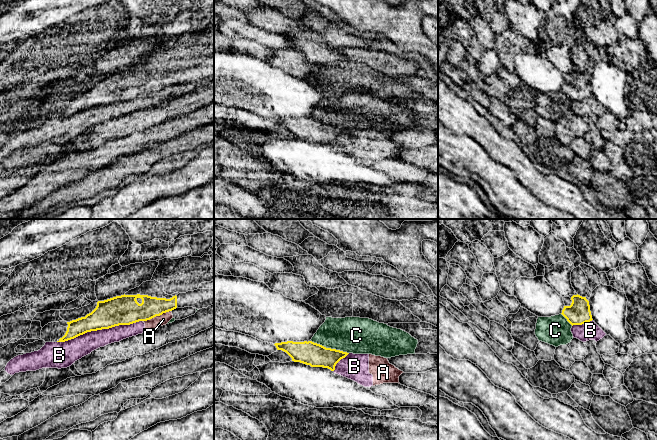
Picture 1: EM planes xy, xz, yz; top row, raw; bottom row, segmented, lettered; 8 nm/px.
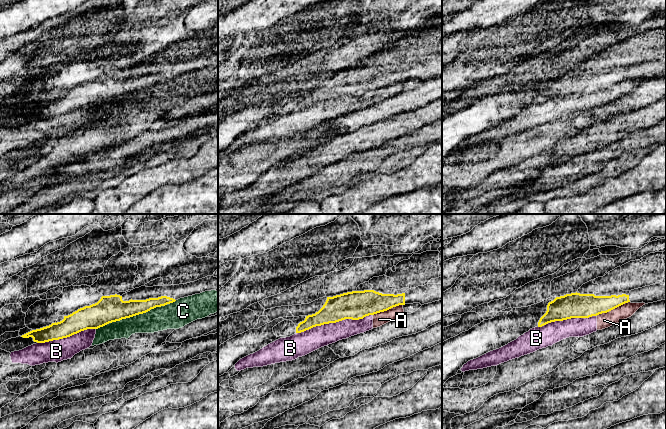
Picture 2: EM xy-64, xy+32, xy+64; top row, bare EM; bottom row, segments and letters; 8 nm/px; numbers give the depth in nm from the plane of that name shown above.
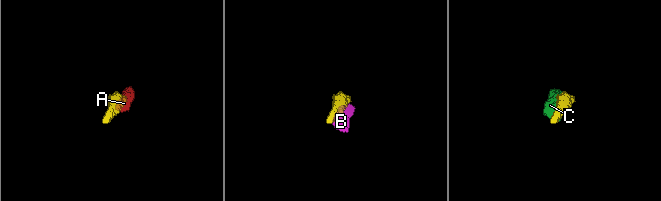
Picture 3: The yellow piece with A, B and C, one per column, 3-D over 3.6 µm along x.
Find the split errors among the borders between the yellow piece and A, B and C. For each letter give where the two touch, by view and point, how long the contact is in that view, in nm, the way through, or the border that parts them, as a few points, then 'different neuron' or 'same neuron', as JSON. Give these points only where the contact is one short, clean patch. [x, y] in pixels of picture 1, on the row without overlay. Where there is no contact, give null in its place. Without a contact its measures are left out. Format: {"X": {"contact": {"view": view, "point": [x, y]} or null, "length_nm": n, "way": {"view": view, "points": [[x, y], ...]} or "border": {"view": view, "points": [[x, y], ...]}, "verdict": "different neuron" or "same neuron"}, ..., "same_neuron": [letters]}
{"A": {"contact": {"view": "xy", "point": [156, 91]}, "length_nm": 240, "border": {"view": "xy", "points": [[170, 86], [143, 97]]}, "verdict": "different neuron"}, "B": {"contact": {"view": "xy", "point": [99, 105]}, "length_nm": 700, "verdict": "different neuron"}, "C": {"contact": {"view": "xz", "point": [330, 124]}, "length_nm": 320, "verdict": "different neuron"}, "same_neuron": []}

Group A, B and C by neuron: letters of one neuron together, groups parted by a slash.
A B / C

